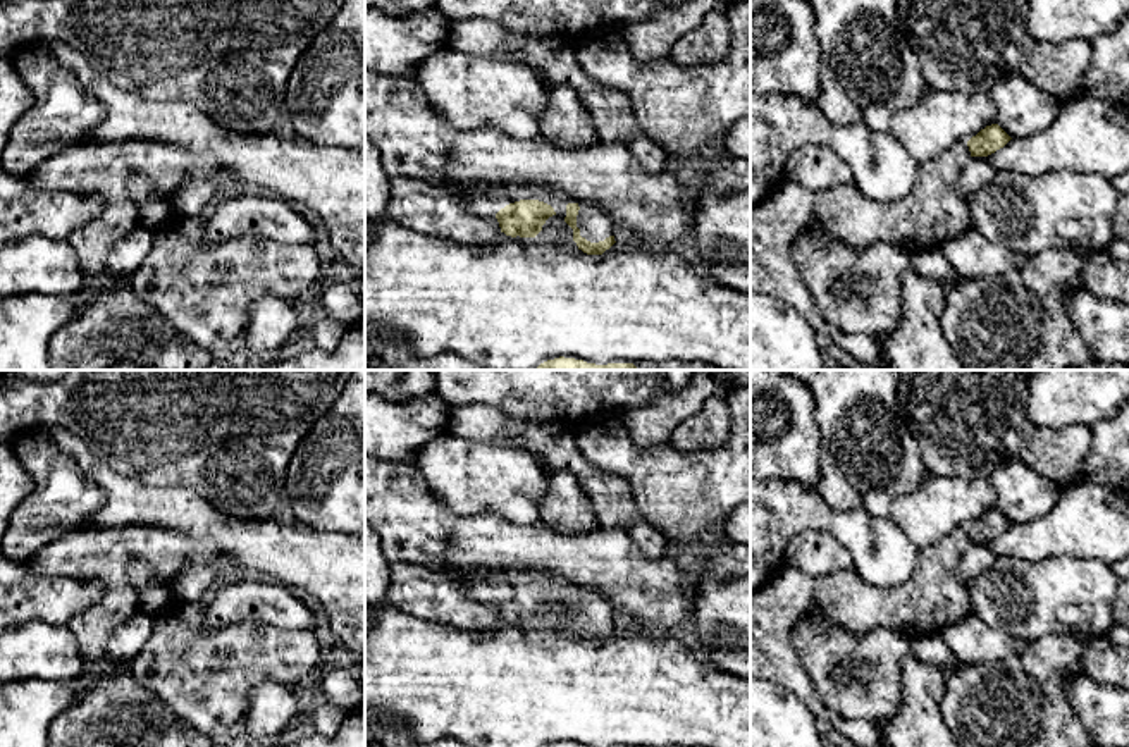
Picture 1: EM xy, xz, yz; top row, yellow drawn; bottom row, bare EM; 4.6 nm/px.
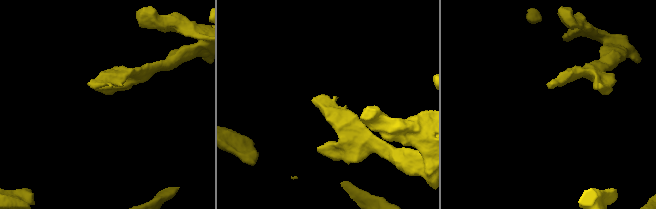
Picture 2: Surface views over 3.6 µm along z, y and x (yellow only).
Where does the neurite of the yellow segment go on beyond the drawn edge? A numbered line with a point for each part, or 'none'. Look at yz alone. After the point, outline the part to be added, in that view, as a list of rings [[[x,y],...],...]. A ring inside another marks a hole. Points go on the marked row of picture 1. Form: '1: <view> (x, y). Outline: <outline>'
1: yz (935, 210). Outline: [[[959,141],[919,167],[916,188],[893,203],[866,198],[855,184],[838,184],[814,196],[816,220],[830,238],[854,250],[878,241],[916,253],[940,248],[971,225],[960,177],[971,160],[967,141]]]

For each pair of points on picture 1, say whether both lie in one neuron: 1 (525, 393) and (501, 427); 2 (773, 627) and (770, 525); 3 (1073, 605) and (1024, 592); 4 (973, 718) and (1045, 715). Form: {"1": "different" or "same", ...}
{"1": "different", "2": "different", "3": "same", "4": "same"}

